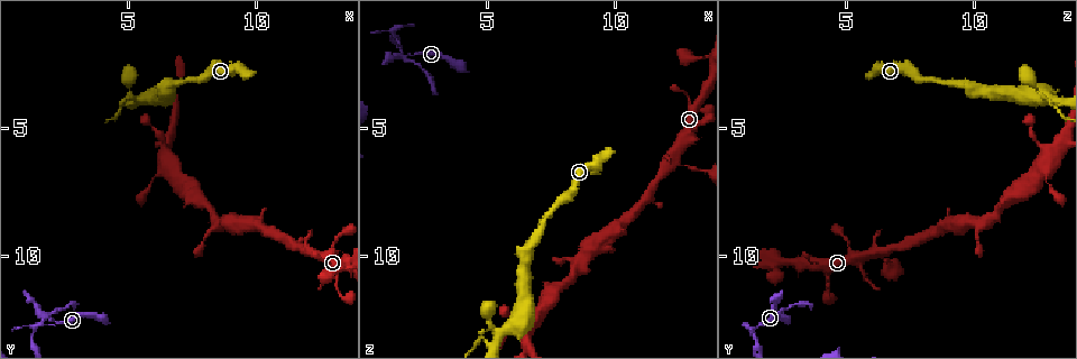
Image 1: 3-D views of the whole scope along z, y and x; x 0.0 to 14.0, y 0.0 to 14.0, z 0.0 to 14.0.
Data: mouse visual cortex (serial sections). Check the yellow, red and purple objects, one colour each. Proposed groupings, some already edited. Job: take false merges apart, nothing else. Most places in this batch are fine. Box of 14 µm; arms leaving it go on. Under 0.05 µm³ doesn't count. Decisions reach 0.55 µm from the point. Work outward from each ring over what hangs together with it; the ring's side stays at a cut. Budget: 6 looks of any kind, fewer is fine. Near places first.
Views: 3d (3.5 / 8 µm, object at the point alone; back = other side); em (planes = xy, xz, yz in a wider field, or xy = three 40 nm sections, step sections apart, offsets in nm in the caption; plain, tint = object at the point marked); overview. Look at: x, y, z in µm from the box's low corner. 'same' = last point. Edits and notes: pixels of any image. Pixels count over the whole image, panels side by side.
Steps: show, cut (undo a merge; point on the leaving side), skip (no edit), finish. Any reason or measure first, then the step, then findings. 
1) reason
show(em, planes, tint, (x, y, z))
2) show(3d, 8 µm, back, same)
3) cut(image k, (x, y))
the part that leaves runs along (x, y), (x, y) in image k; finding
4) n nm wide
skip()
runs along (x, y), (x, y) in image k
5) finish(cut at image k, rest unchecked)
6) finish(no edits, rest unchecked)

small branch off a trunk
show(3d, 8 µm, (6.3, 6.8, 12.8))

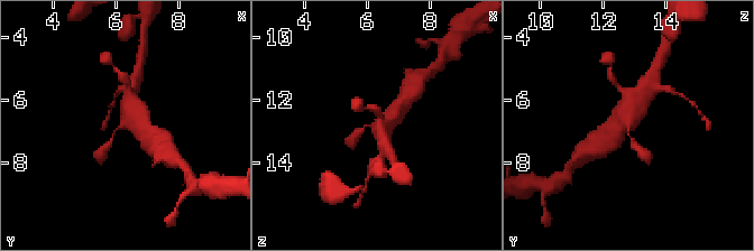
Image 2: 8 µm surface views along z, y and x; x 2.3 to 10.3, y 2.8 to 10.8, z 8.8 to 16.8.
4 arms; arms of 150, 200, 450, 600 nm
show(em, xy, step 2, tint, (6.2, 6.8, 12.8))

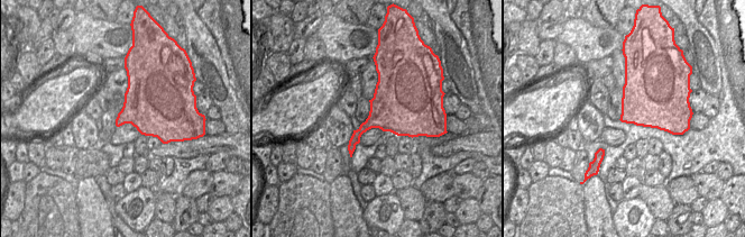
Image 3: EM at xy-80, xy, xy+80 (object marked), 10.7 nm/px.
550 nm wide
skip()
runs along (617, 129), (653, 76) in image 2; continuous, no second cell

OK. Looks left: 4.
show(3d, 3.5 µm, (4.8, 4.2, 13.3))

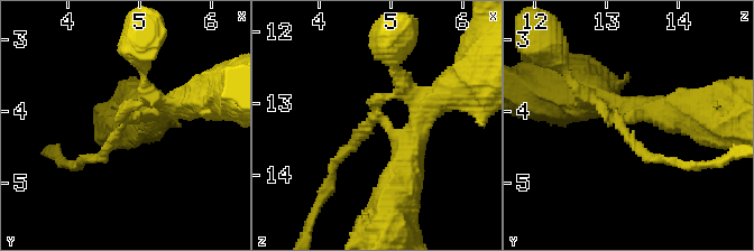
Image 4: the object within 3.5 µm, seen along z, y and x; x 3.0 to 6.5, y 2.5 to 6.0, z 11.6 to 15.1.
show(em, xy, step 3, tint, (4.75, 4.25, 13.20))

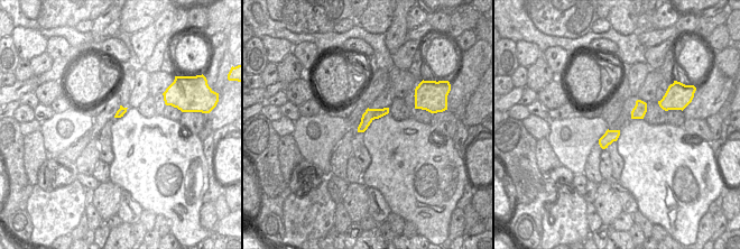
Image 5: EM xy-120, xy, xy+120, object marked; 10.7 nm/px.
140 nm wide
cut(image 4, (359, 137))
the part that leaves runs along (382, 122), (371, 119), (330, 174) in image 4; a second cell is stuck on

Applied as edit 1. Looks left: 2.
finish(cut at image 4, rest unchecked)

